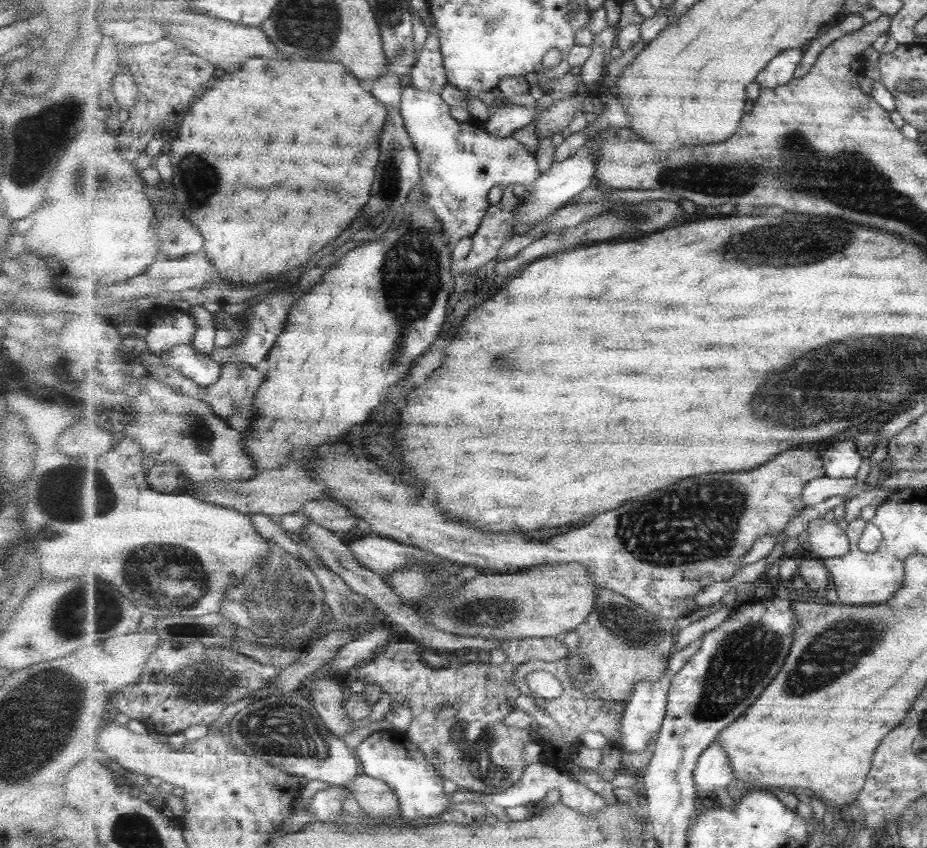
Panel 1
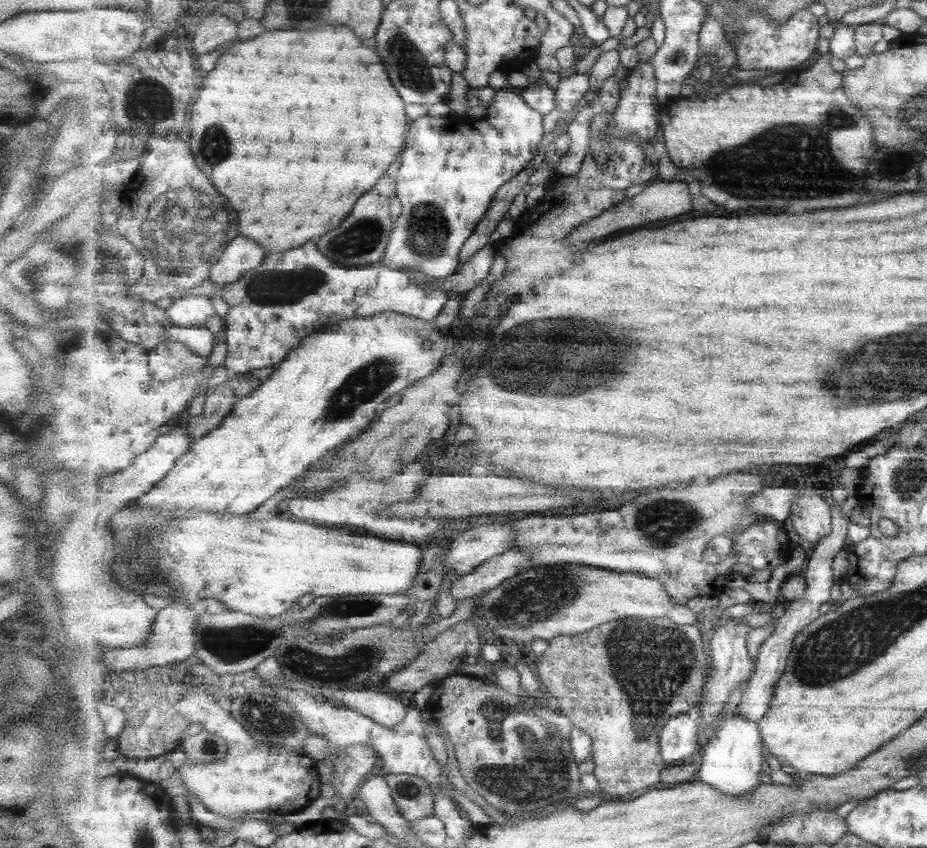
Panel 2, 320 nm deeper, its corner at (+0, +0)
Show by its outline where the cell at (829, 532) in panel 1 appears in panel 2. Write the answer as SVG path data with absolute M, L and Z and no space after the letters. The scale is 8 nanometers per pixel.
M807 486L800 489L793 501L789 519L799 537L814 547L832 532L832 504Z

